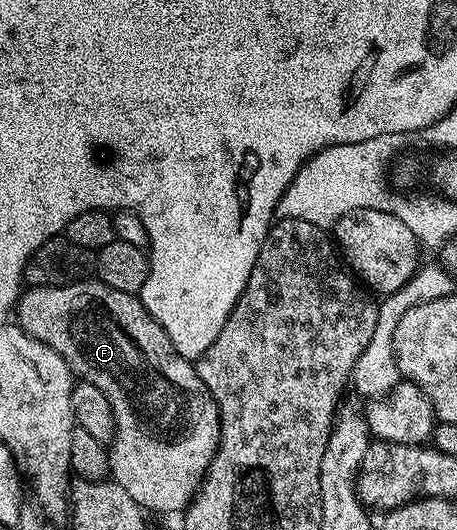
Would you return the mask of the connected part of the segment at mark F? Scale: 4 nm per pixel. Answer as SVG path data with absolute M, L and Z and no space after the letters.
M100 280L85 281L68 282L66 286L29 286L17 299L16 325L21 326L28 334L35 336L37 340L47 344L55 352L59 352L59 356L63 356L63 360L67 360L74 375L95 384L95 388L99 388L99 392L103 392L103 396L107 396L107 400L111 400L111 412L115 412L115 428L117 429L113 441L108 447L109 472L112 480L117 482L145 512L154 510L157 514L173 514L176 510L177 513L184 511L185 507L192 502L202 478L209 471L211 460L216 456L217 446L221 443L221 417L217 411L215 400L209 395L209 389L203 384L203 380L199 380L196 365L190 359L179 356L179 352L175 352L167 332L163 332L160 324L147 312L147 308L142 304L138 295L119 292L119 288L111 288L106 282Z

